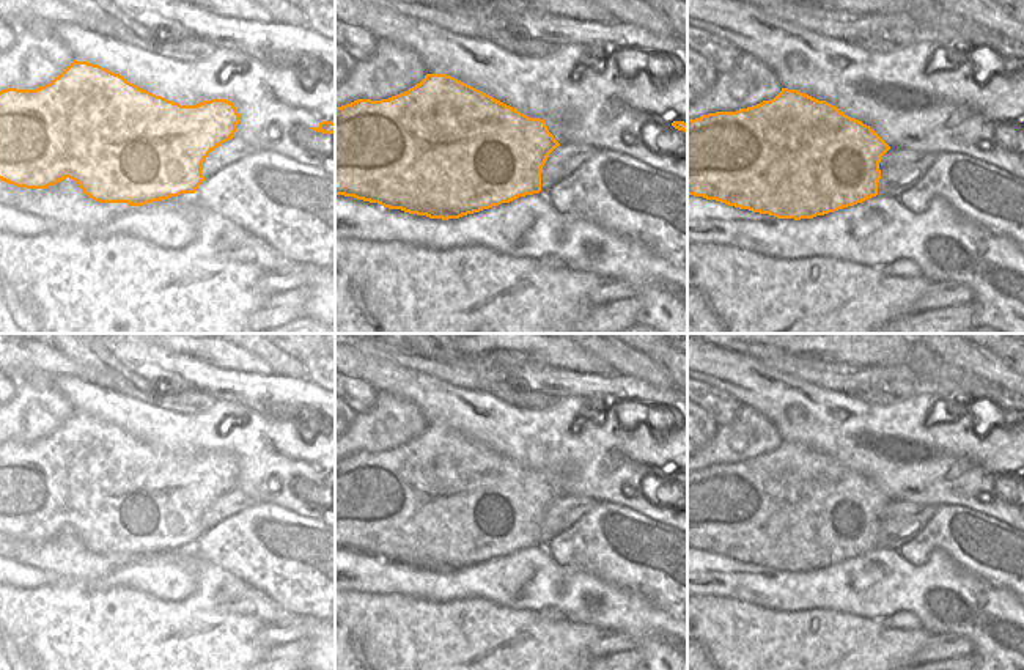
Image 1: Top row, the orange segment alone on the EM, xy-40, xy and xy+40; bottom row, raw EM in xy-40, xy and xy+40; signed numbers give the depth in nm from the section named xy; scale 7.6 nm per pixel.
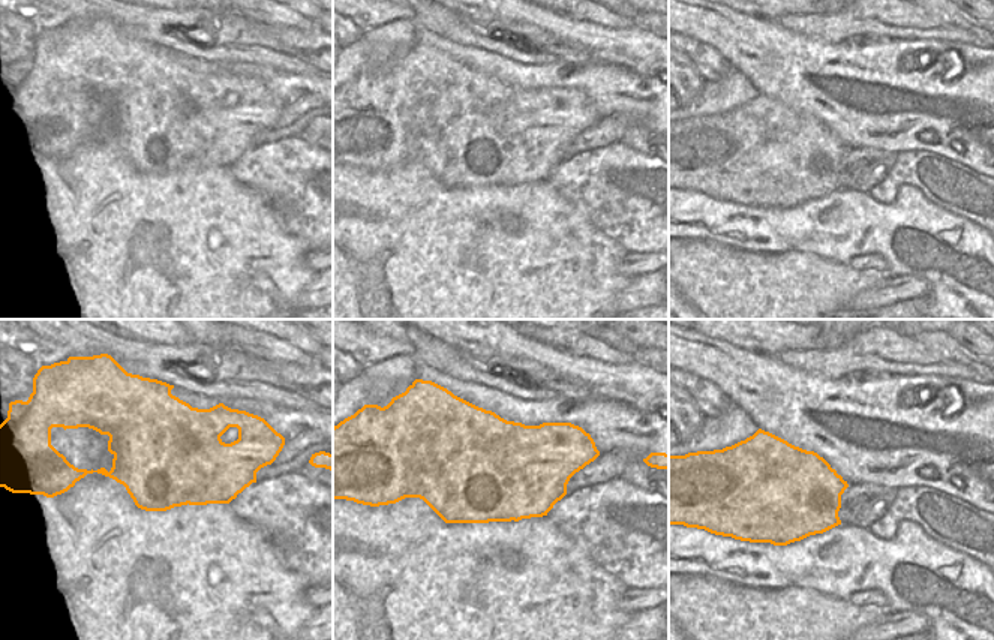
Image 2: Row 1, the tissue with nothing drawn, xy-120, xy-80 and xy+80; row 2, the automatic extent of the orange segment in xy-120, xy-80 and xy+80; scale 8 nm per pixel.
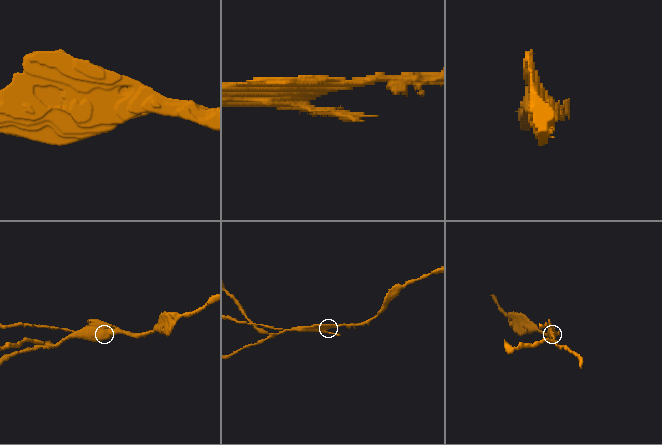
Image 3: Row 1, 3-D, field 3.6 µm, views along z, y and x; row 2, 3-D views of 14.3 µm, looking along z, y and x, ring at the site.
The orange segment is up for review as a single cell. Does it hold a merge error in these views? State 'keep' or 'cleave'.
cleave

